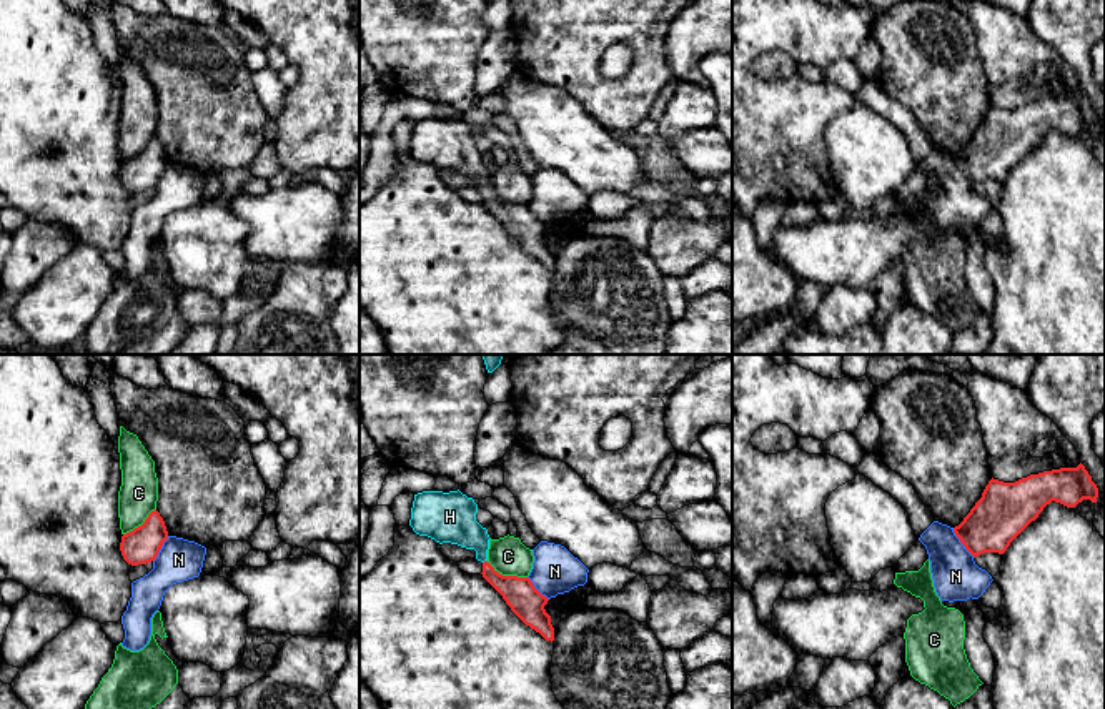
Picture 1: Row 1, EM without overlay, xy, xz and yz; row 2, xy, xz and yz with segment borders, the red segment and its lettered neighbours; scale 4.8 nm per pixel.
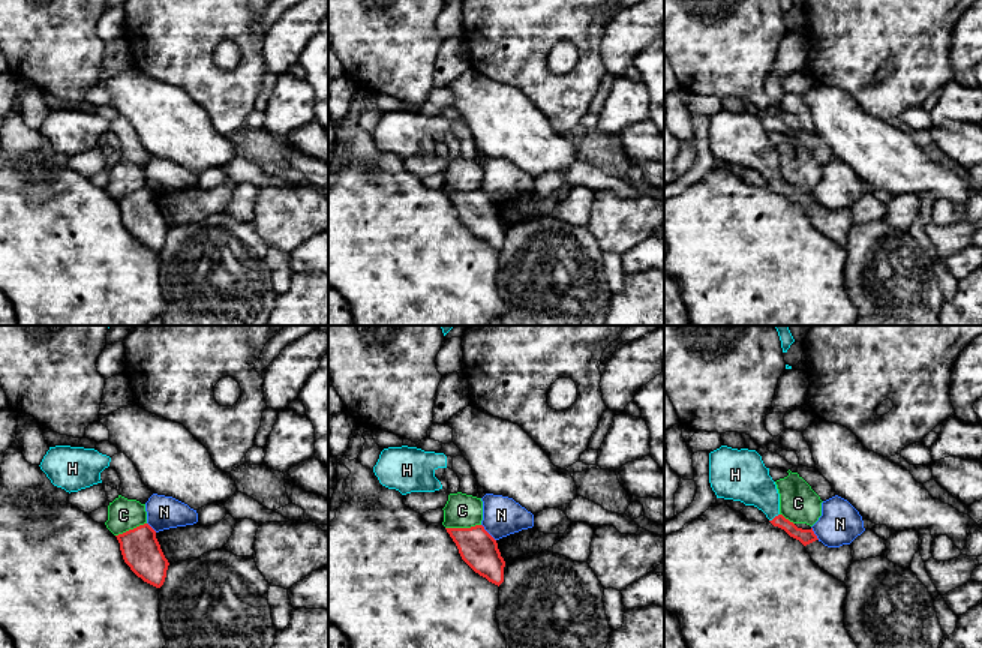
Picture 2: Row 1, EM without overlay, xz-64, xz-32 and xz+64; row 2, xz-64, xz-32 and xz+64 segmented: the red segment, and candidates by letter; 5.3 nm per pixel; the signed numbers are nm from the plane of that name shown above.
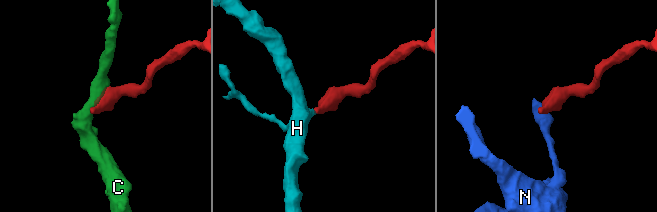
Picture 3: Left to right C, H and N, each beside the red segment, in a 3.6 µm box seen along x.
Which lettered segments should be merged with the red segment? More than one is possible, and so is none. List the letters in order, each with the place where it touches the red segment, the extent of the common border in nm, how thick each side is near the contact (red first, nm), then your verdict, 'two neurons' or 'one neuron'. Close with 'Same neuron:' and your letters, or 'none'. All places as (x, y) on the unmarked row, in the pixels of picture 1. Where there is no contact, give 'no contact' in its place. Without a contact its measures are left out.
C: contact xz (506, 203); length 220 nm; calibres 160 and 180 nm; two neurons
H: contact xz (485, 188); length 30 nm; calibres 160 and 220 nm; one neuron
N: contact yz (961, 168); length 180 nm; calibres 260 and 220 nm; two neurons
Same neuron: H

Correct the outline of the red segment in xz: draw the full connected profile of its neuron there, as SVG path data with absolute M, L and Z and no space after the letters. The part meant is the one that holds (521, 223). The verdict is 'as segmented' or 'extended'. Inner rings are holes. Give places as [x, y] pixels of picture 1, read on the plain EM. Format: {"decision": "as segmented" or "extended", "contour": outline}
{"decision": "extended", "contour": "M423 118L414 121L409 153L436 170L451 170L476 178L483 205L503 223L511 238L546 268L554 268L551 243L543 223L529 205L503 203L488 190L489 161L476 148L478 131L458 118Z"}

